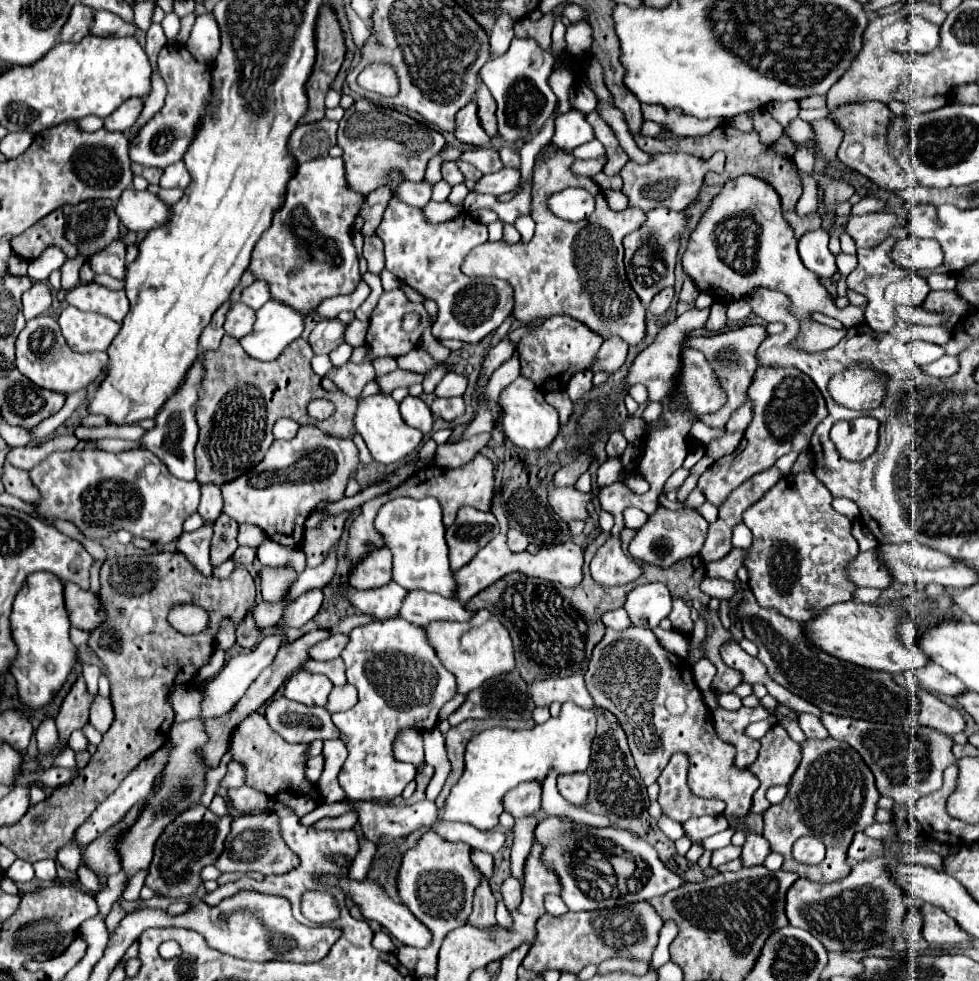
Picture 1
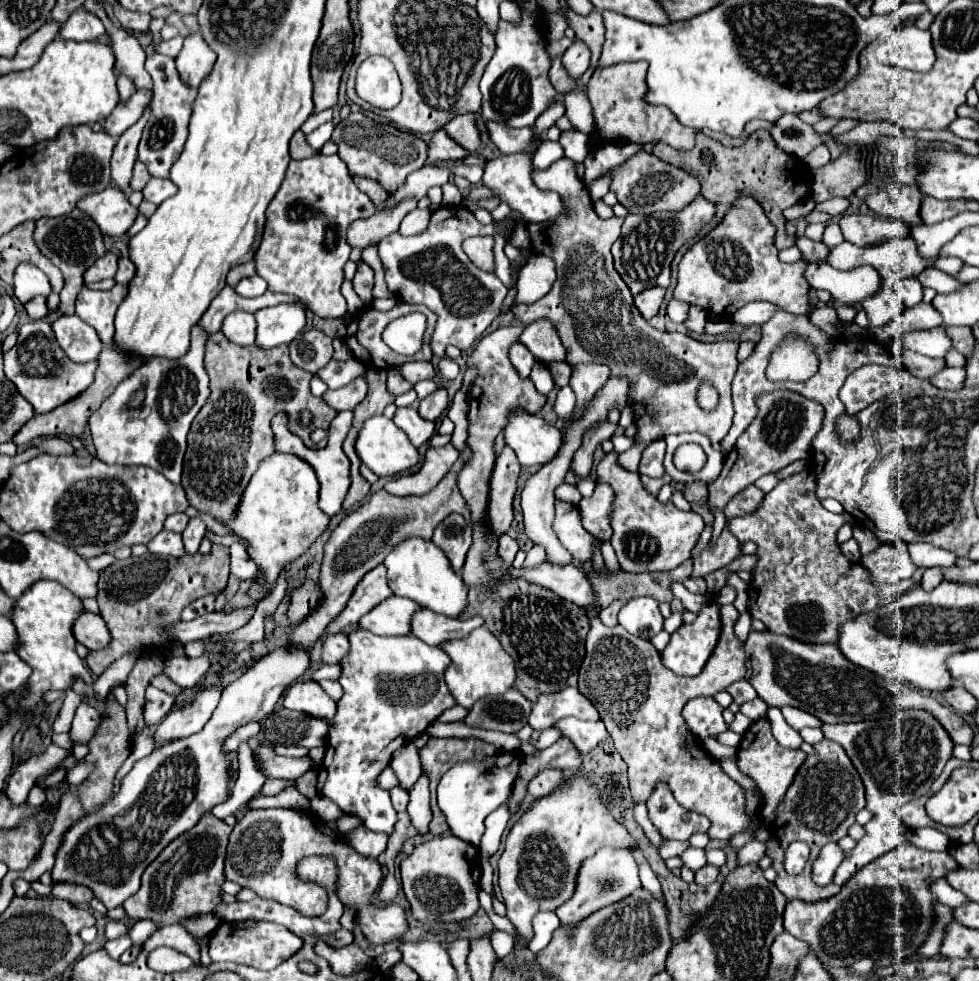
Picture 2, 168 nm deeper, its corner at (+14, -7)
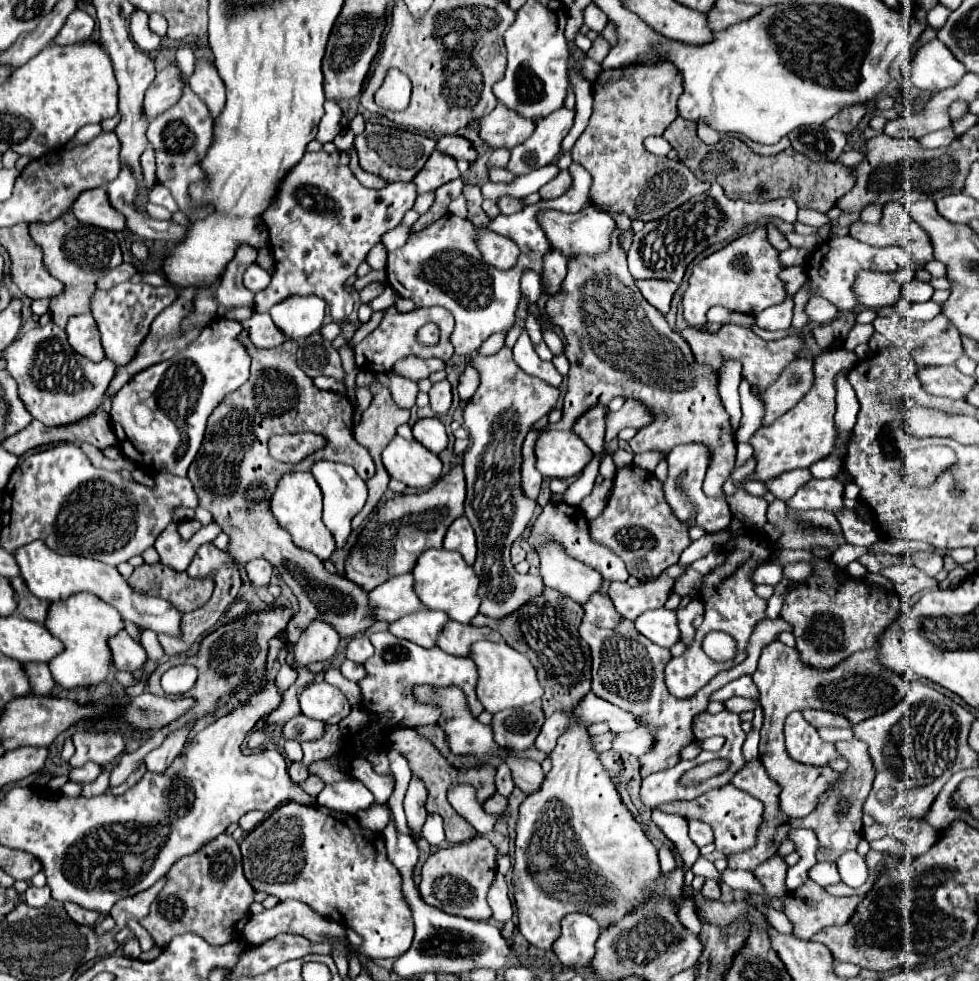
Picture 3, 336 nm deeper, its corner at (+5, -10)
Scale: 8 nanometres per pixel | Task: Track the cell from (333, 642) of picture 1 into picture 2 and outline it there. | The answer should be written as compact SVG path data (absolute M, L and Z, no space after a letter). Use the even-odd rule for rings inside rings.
M345 633L331 635L323 645L323 663L339 663L349 653L349 639Z

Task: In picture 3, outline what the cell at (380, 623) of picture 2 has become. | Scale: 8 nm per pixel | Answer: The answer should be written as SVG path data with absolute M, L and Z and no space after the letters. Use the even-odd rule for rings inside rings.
M426 608L426 610L418 610L414 614L408 614L404 618L390 622L388 630L390 630L390 634L394 634L398 638L410 640L424 648L432 648L432 646L436 646L438 630L442 630L446 620L448 620L446 614Z

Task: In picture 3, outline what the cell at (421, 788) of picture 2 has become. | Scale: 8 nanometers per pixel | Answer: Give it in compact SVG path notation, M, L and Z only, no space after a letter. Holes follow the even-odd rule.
M428 814L426 822L422 826L422 836L428 840L430 846L440 846L444 842L444 828L442 828L440 814Z

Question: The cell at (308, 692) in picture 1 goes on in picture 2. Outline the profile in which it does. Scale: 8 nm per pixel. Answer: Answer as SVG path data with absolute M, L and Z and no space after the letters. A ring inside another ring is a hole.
M315 681L293 683L283 697L283 705L287 709L301 711L301 713L325 719L325 721L333 719L333 715L337 711L337 703Z

